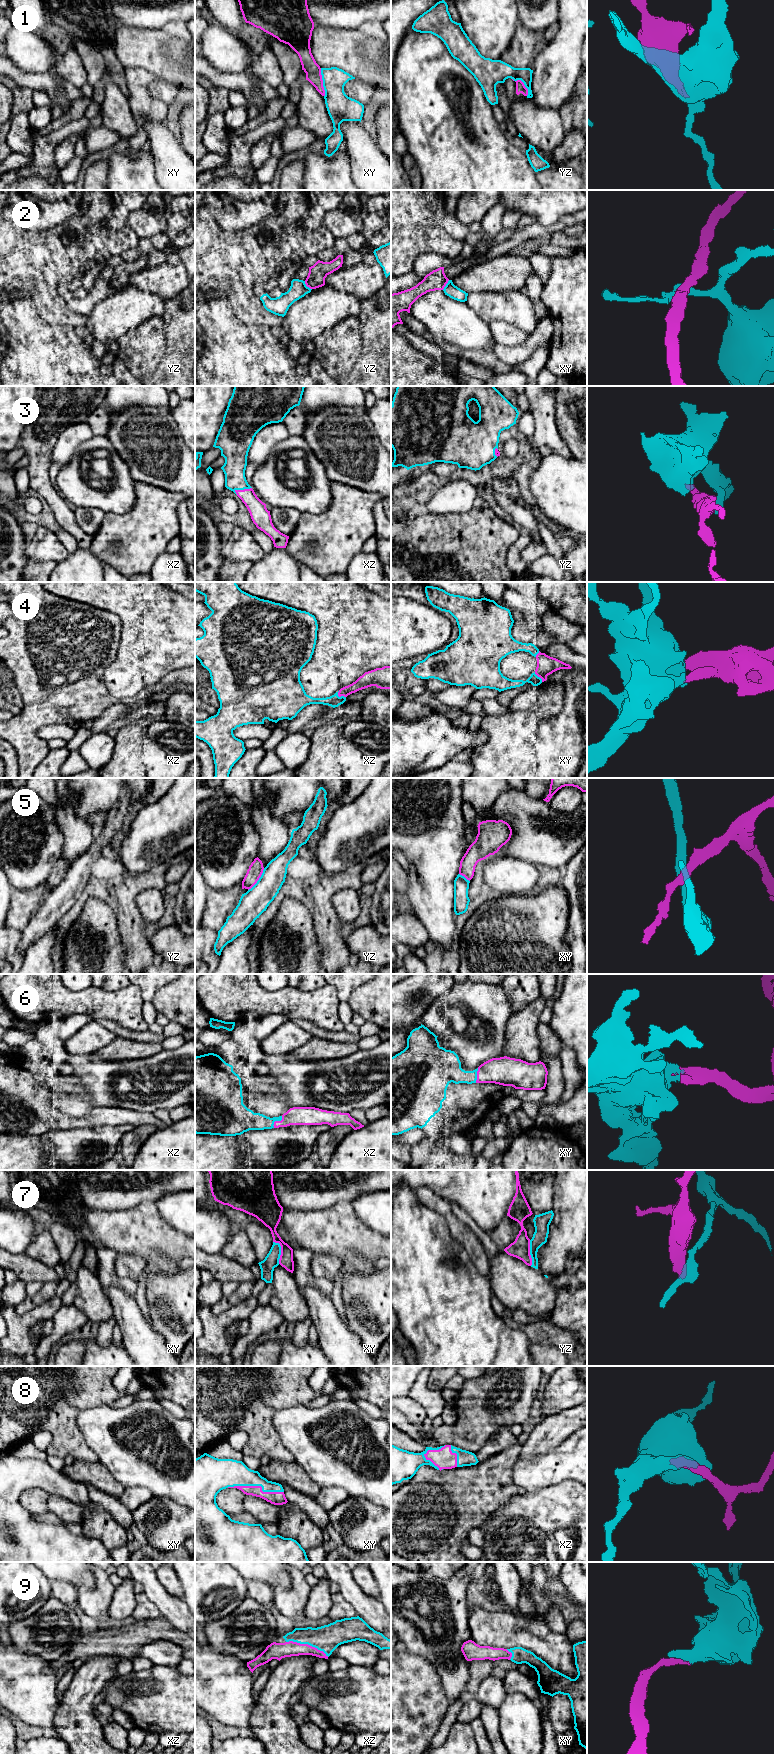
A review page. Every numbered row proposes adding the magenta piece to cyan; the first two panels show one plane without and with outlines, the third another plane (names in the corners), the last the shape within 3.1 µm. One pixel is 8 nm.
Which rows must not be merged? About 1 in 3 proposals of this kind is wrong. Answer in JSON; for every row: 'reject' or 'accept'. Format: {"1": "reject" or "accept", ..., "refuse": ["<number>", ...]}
{"1": "reject", "2": "reject", "3": "accept", "4": "accept", "5": "reject", "6": "accept", "7": "reject", "8": "accept", "9": "accept", "refuse": ["1", "2", "5", "7"]}

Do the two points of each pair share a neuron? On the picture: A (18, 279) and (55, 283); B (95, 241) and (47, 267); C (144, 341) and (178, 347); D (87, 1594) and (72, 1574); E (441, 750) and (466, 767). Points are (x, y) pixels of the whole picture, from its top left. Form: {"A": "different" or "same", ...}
{"A": "different", "B": "different", "C": "different", "D": "different", "E": "different"}

